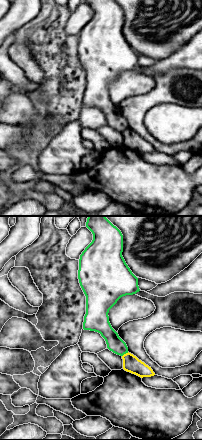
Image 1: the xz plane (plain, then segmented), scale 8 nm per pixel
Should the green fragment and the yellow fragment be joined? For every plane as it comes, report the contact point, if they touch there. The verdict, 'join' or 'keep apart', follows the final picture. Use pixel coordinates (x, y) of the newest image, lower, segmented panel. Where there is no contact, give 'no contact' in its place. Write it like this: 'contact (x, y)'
contact (125, 353)

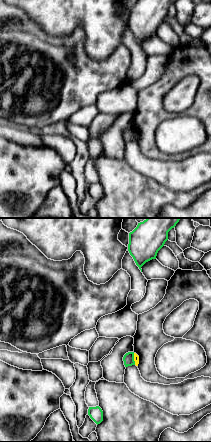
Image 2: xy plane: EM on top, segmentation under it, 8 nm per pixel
contact (133, 359)

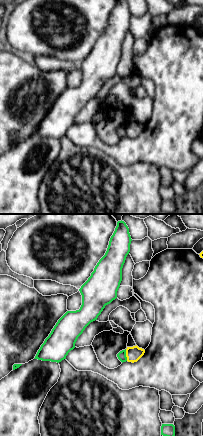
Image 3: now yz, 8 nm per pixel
contact (125, 355)

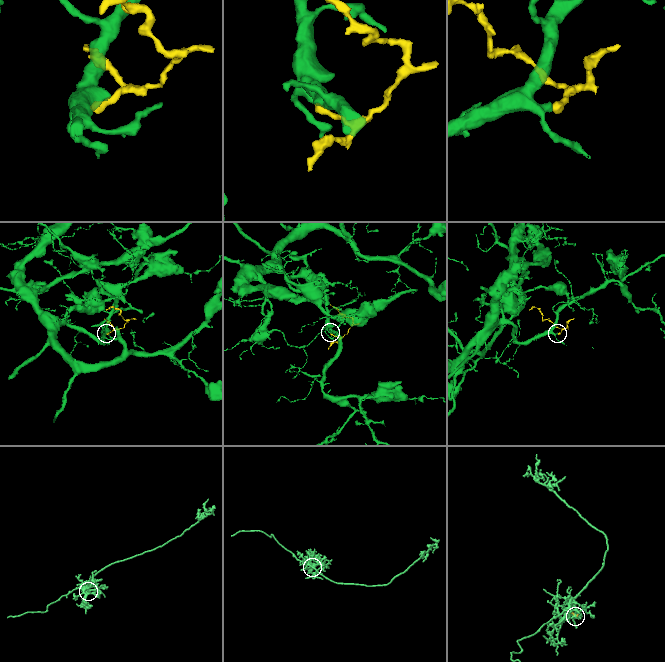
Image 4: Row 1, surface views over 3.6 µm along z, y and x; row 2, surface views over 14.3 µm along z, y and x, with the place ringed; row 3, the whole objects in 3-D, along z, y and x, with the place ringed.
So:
keep apart

